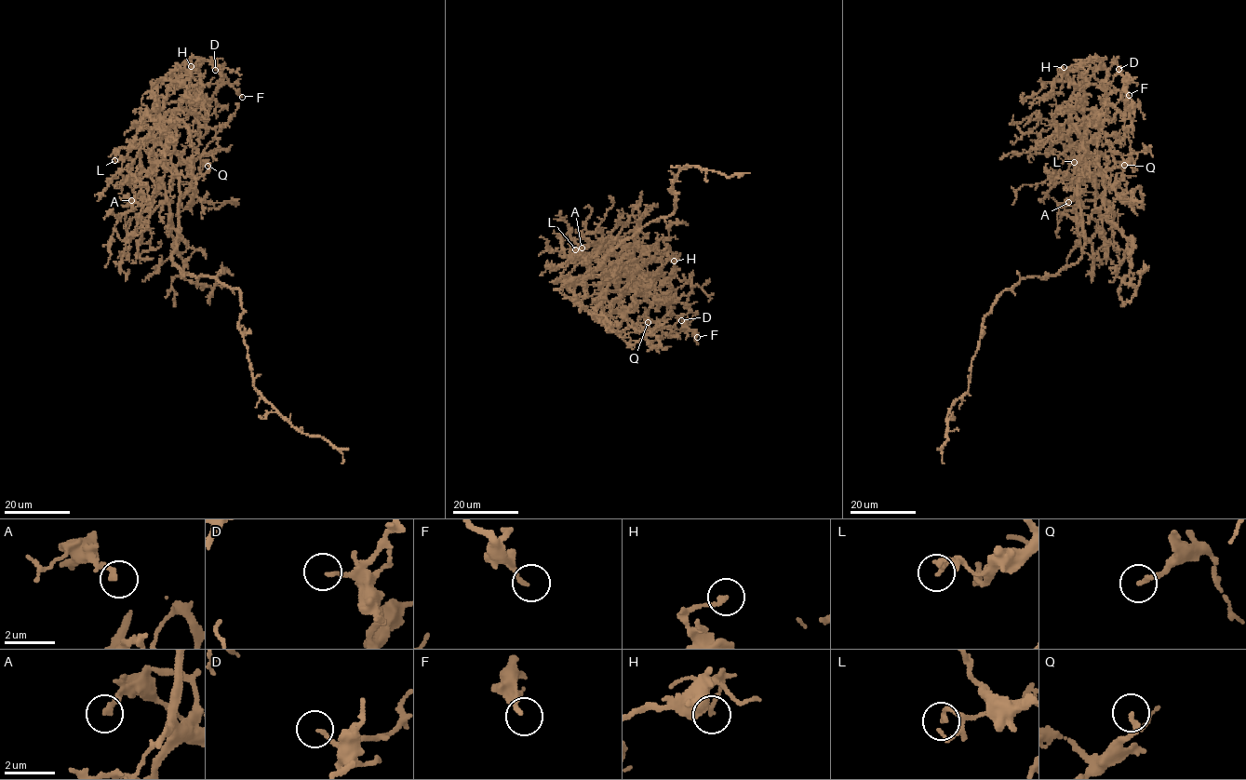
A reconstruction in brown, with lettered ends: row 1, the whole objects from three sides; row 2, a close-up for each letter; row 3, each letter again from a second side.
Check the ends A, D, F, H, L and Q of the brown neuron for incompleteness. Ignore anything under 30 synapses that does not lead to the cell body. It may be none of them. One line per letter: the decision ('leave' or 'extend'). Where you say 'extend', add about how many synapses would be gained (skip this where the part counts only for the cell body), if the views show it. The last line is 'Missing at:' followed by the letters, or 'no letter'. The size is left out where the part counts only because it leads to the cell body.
A: leave
D: leave
F: leave
H: leave
L: leave
Q: leave
Missing at: no letter

